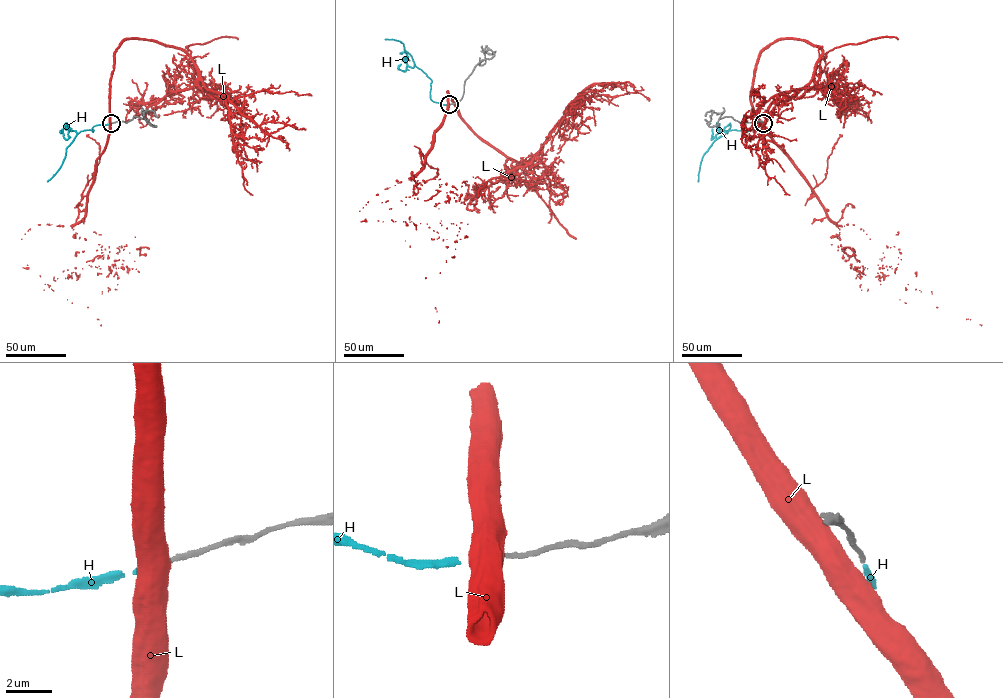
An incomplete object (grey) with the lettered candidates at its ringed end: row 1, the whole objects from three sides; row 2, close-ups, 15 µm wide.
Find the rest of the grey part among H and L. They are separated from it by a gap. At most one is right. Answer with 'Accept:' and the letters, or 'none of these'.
Accept: H

